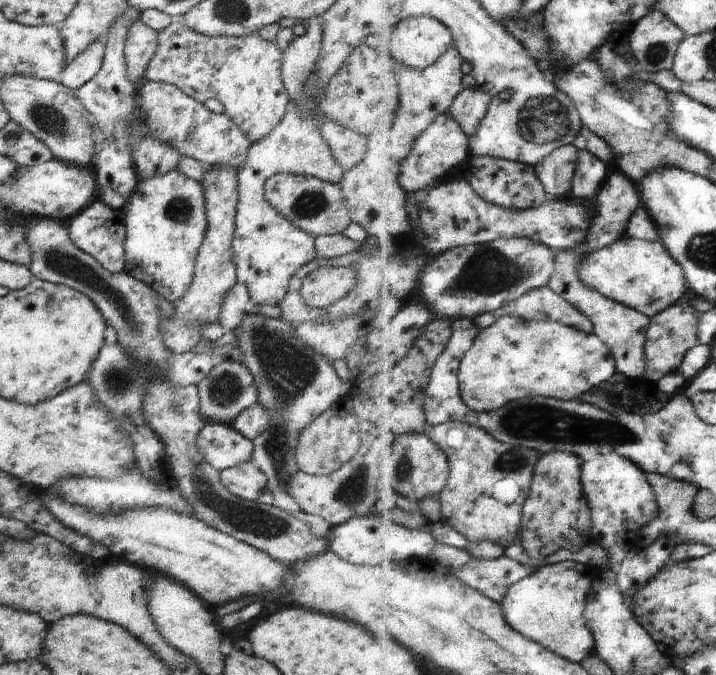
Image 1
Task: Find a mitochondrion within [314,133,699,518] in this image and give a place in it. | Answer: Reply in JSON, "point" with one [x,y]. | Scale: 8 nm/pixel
{"point":[527,421]}

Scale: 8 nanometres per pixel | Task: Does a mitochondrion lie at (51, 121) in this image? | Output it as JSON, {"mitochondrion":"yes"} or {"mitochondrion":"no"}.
{"mitochondrion":"yes"}

